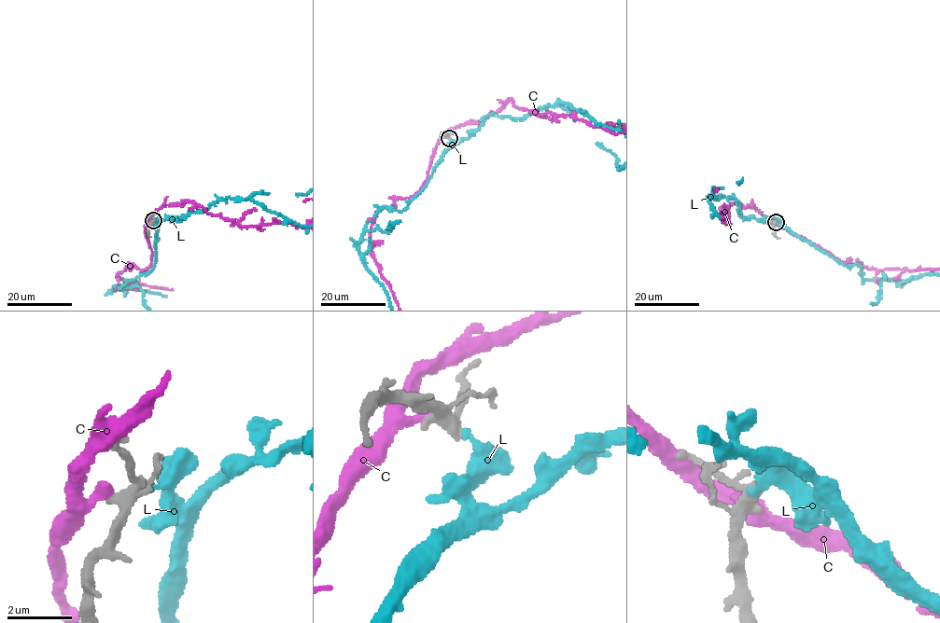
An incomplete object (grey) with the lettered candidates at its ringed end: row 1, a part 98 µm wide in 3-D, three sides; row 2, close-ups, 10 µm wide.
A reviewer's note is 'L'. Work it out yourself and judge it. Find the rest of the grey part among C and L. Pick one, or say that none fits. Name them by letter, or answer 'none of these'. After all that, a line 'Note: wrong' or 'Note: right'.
none of these
Note: wrong

